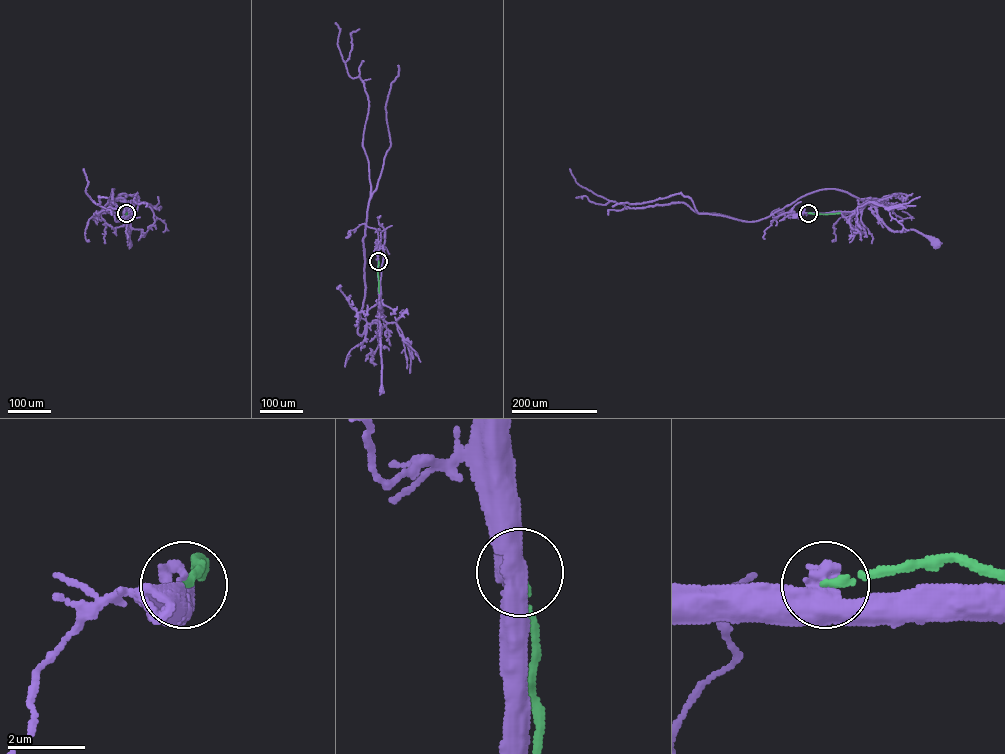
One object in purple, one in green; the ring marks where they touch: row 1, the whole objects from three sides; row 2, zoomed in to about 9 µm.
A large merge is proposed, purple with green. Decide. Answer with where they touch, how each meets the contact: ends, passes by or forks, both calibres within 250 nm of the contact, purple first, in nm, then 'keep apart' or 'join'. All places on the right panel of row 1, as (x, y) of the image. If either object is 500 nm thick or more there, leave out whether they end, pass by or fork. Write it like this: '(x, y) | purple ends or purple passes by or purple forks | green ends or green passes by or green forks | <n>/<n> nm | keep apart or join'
(808, 213) | purple ends | green ends | 380/180 nm | keep apart

